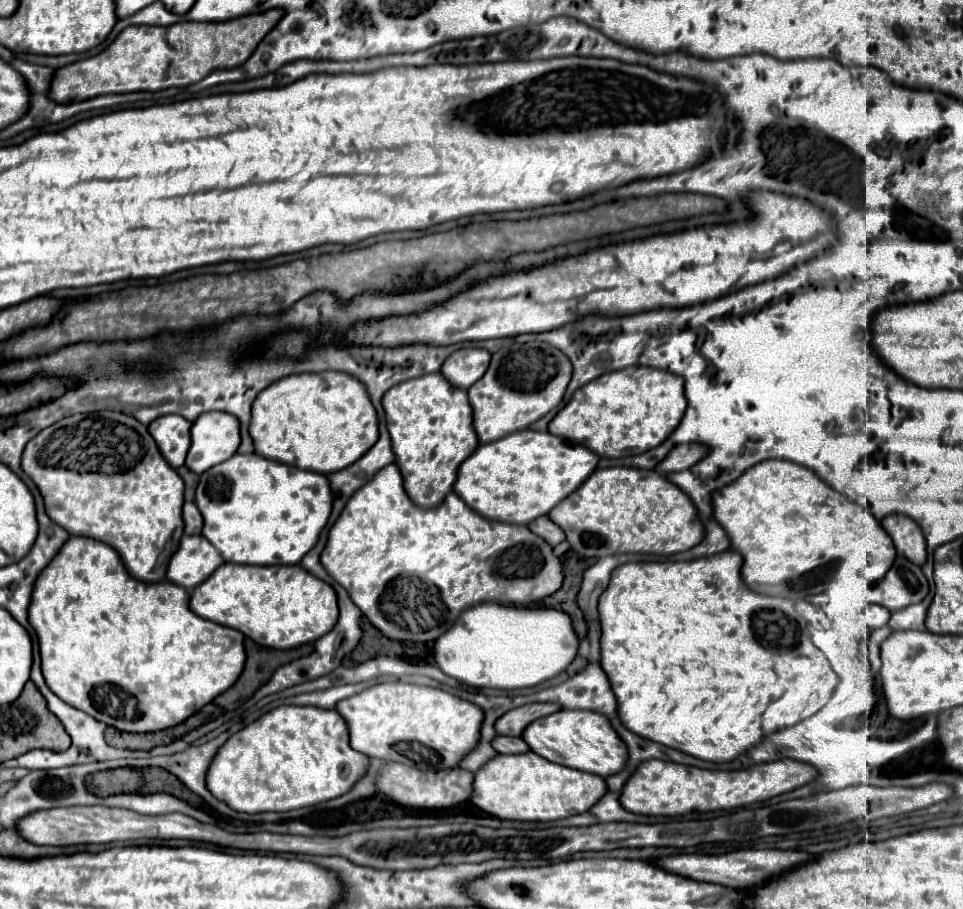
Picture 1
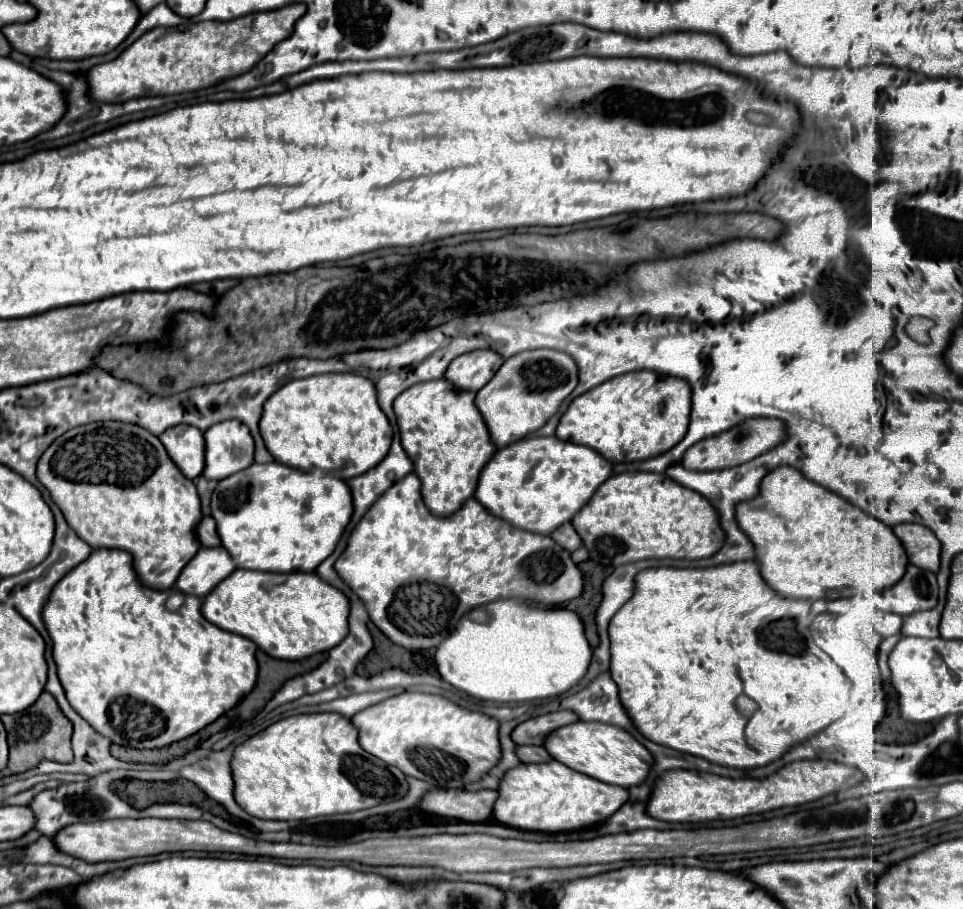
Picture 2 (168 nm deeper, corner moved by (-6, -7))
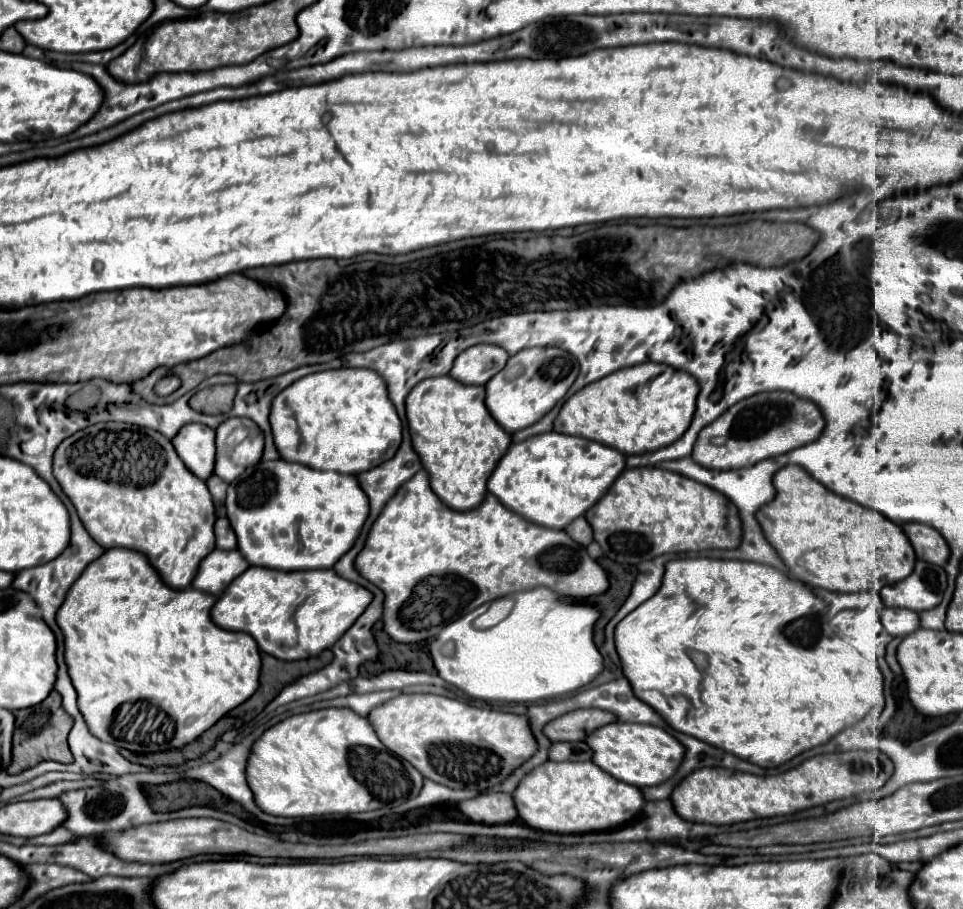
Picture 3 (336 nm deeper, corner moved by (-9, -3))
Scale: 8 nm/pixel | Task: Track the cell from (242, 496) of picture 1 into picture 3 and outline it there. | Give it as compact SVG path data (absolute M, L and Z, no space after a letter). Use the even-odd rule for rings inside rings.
M275 459L259 461L233 483L229 483L225 509L227 519L237 535L237 549L251 565L281 571L305 571L331 569L331 565L335 565L335 561L351 549L367 519L369 499L363 489L359 489L359 481L353 475L317 471L299 463Z

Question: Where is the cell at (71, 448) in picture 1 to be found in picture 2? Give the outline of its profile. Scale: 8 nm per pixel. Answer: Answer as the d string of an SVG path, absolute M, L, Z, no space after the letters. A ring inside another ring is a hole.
M104 421L74 427L60 435L44 451L38 461L36 475L50 491L50 497L62 509L76 535L80 535L94 549L114 547L128 551L134 557L134 569L146 587L160 591L172 589L184 565L202 547L196 537L196 525L200 523L202 509L194 483L180 473L160 439L138 425Z

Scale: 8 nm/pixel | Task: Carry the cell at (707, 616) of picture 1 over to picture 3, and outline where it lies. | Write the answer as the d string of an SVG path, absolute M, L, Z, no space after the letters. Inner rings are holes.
M705 557L673 559L665 565L665 575L663 575L663 583L661 583L659 591L651 599L643 601L643 605L633 609L615 627L615 647L617 647L619 659L621 659L623 675L629 679L635 697L645 701L657 715L661 715L661 719L669 727L673 727L679 733L691 735L699 741L705 741L713 747L719 747L727 753L733 753L759 767L777 767L811 747L827 743L831 737L835 737L845 727L851 727L853 723L861 721L871 711L873 705L879 703L881 709L885 705L883 675L881 675L877 663L875 663L875 669L869 667L871 663L863 655L859 655L843 639L835 639L829 631L833 627L827 625L827 621L829 621L827 603L821 601L817 595L813 595L813 591L807 589L805 585L791 581L783 571L779 571L775 567L753 563L753 561L725 561L725 559L705 559Z

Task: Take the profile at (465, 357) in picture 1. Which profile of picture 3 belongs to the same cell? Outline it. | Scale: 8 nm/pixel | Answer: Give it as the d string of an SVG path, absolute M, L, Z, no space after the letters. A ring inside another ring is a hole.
M475 345L455 359L449 375L463 385L485 385L505 367L507 359L507 351L499 345Z

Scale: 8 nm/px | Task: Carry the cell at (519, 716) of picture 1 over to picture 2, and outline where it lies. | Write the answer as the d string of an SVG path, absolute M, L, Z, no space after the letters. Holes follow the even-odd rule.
M556 711L556 713L546 713L546 715L540 715L536 719L528 719L524 723L520 723L514 733L512 733L512 739L518 743L518 745L544 745L546 737L560 729L562 725L570 725L570 723L576 723L580 721L580 717L572 711Z

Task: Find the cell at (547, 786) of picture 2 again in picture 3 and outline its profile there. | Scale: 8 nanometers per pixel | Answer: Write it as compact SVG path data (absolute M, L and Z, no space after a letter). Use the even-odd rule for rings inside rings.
M545 761L519 781L513 791L513 801L519 819L533 829L549 833L587 833L625 825L639 815L645 799L639 787L617 781L593 761Z

